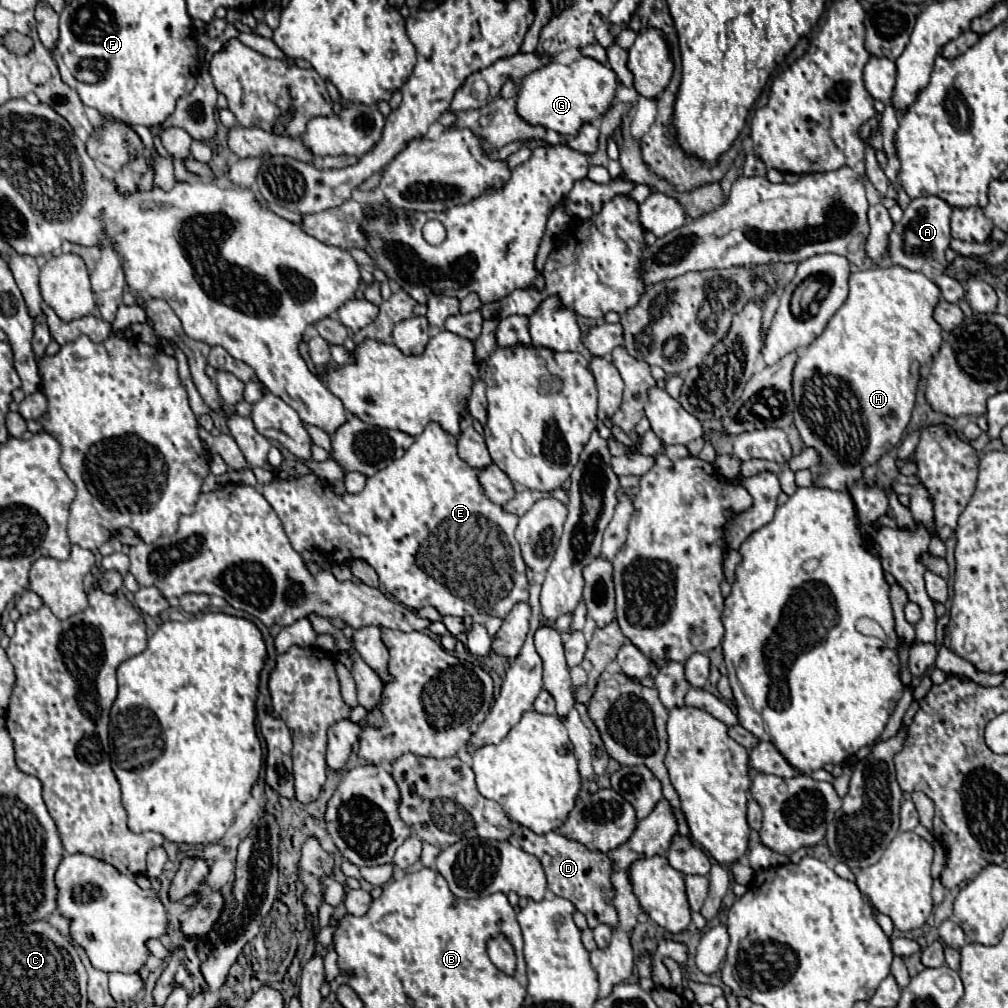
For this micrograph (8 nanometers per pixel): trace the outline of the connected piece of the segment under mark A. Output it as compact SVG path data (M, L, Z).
M935 195L913 199L909 207L903 211L903 219L895 225L893 233L889 235L891 261L911 271L919 271L925 263L929 263L937 271L943 271L947 265L945 251L951 241L951 231L949 231L951 211L953 209L949 207L949 203L945 203L941 197L935 197Z

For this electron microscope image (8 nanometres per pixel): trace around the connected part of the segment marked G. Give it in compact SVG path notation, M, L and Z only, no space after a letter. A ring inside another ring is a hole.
M579 57L569 65L549 63L527 75L517 91L517 113L533 125L543 125L559 135L575 137L585 123L595 123L613 103L617 91L617 75L613 69L591 57Z

